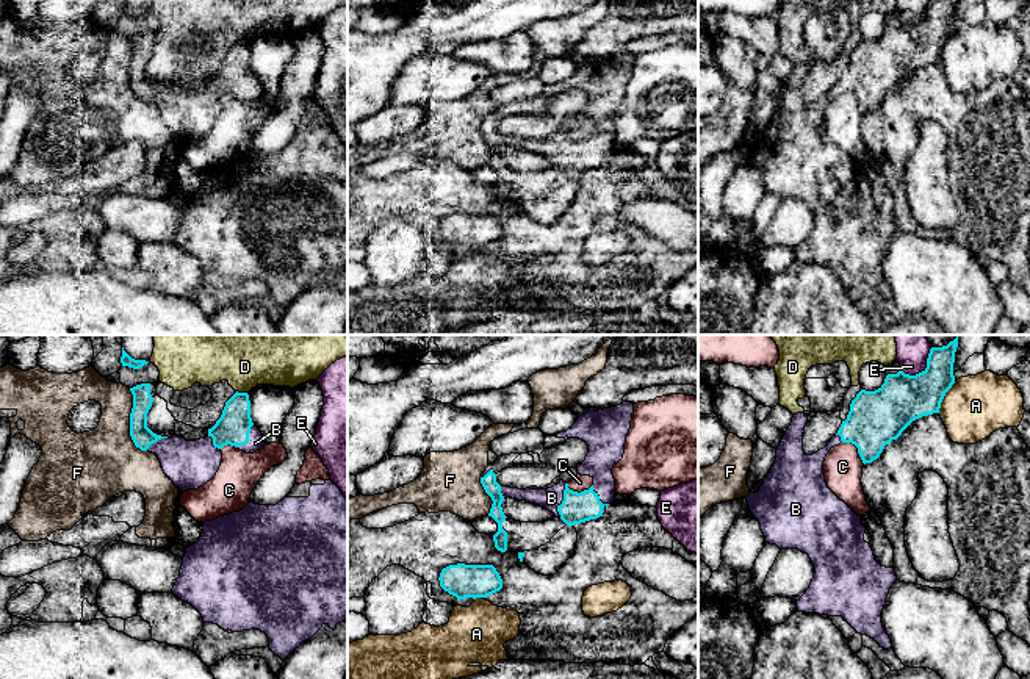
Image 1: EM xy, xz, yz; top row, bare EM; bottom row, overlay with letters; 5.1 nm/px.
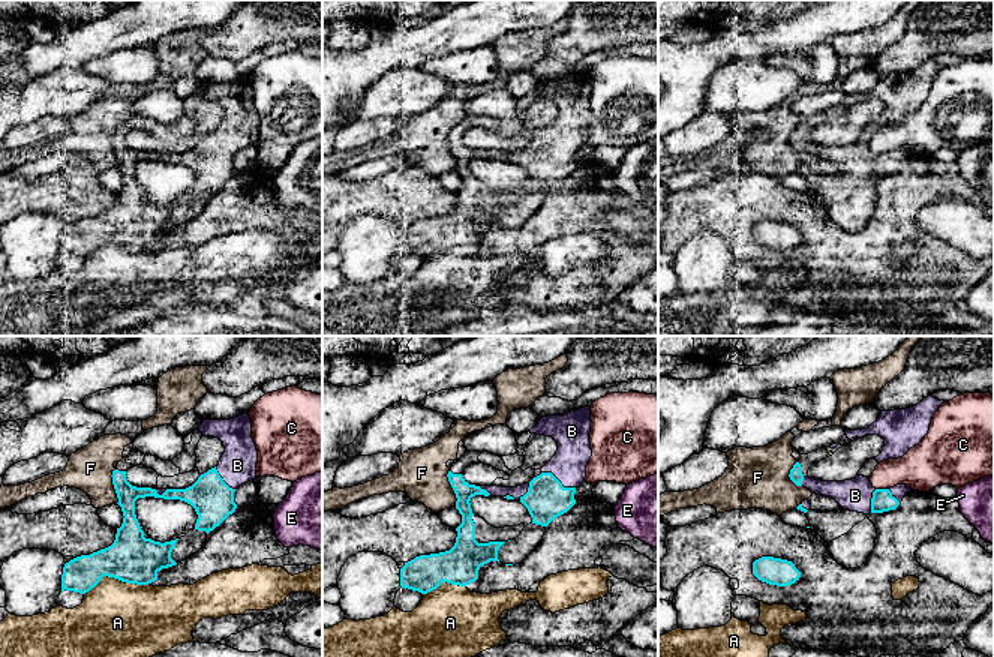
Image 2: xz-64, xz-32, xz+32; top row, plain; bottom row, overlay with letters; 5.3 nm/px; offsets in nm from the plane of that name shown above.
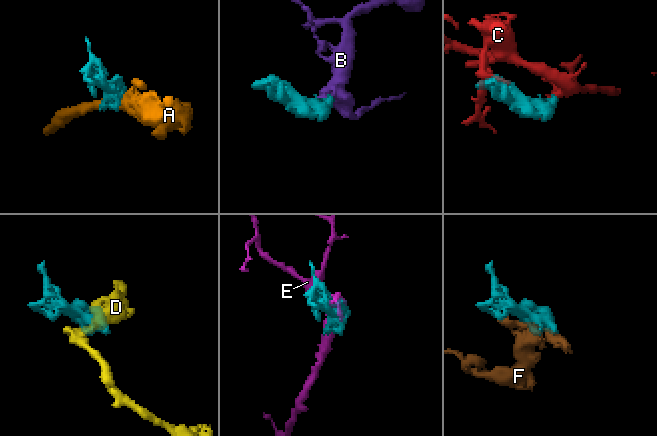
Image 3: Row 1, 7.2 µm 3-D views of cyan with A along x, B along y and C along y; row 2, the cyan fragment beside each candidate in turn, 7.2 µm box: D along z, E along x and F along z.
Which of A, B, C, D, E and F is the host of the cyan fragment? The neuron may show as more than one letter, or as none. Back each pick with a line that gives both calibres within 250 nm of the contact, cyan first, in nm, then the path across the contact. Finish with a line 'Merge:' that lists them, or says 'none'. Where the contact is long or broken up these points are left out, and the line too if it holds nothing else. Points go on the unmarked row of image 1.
B: 160 nm thick on the cyan side, 100 nm on the other
Merge: B

